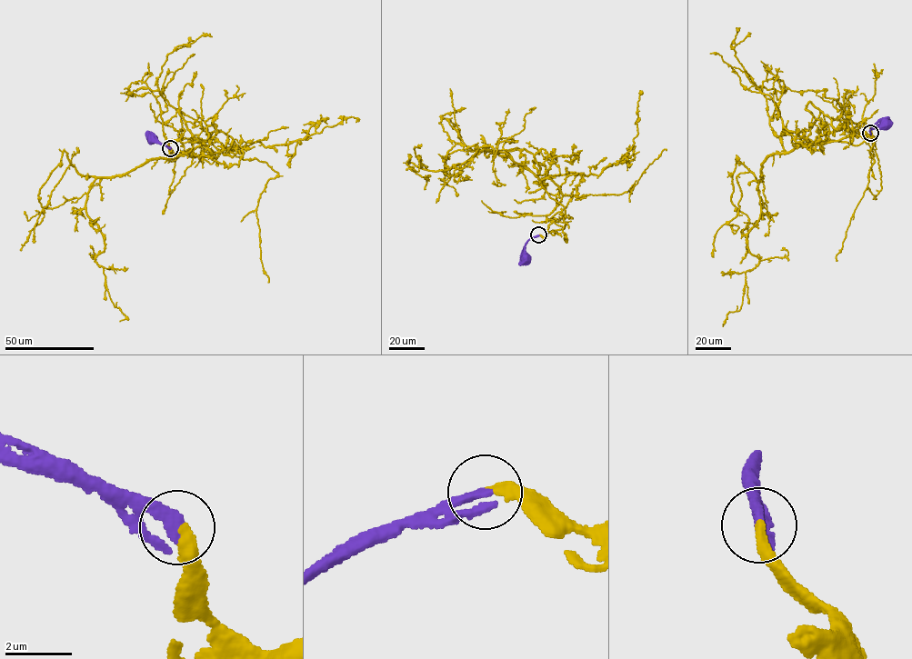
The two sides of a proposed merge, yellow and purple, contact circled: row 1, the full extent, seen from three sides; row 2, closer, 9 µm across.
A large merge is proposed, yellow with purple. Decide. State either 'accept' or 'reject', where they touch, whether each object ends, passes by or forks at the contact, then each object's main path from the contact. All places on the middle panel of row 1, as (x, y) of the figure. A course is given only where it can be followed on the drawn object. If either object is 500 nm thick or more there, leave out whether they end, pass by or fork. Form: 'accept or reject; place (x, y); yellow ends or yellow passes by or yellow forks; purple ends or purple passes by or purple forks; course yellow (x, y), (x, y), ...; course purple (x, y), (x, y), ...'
accept; place (538, 234); yellow ends; purple ends; course yellow (538, 234), (563, 229), (565, 208), (525, 165), (482, 149), (455, 165), (484, 146), (494, 158), (529, 109); course purple (538, 234), (526, 242), (526, 259)

